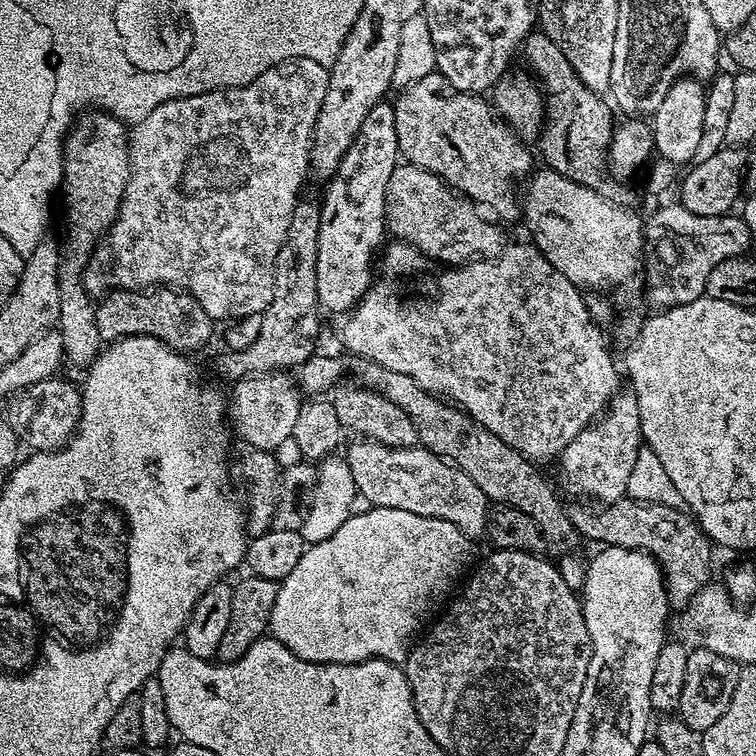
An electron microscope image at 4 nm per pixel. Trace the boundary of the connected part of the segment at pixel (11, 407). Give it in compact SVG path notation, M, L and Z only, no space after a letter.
M53 378L34 382L34 386L22 392L15 393L7 401L6 417L17 439L23 447L38 452L55 452L67 445L72 439L72 433L80 422L80 407L84 401L81 389L76 388L68 380Z

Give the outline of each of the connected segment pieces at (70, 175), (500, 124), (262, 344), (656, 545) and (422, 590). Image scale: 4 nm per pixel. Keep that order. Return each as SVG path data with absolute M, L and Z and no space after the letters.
M99 110L81 111L64 137L64 176L59 186L62 196L64 192L64 244L62 240L59 245L56 324L69 365L91 366L102 351L96 325L96 304L84 285L84 271L92 251L120 213L126 182L132 174L129 139L130 132L124 121Z
M439 71L431 72L426 78L414 82L399 95L394 100L391 125L396 129L396 144L400 148L400 156L409 164L441 176L451 188L468 197L481 209L487 210L497 221L519 221L522 204L518 199L516 180L523 181L533 171L532 156L523 144L525 141L497 115L493 105L487 99L484 101L485 97L480 94L458 94L452 83Z
M301 198L290 214L290 230L278 250L274 266L274 298L262 313L262 330L248 348L221 351L216 360L220 376L235 382L262 372L296 370L317 351L316 339L320 336L321 309L316 289L316 263L318 262L318 226L320 206L314 199Z
M627 498L597 507L597 512L591 512L587 506L589 507L584 502L571 505L570 515L576 531L581 537L588 539L589 536L592 540L601 540L601 545L637 548L639 552L646 552L654 557L664 571L669 609L682 610L713 579L714 545L687 511L665 504L643 504L640 500Z
M369 507L366 514L349 516L330 538L326 538L317 544L309 544L305 547L302 558L298 558L298 566L290 570L285 580L279 581L278 598L274 598L274 610L270 621L271 639L282 642L298 658L306 662L318 662L319 664L357 664L363 660L389 660L392 664L403 665L408 659L408 653L414 647L416 636L416 624L420 624L436 608L436 600L447 601L453 595L452 587L460 575L465 575L464 567L472 556L473 541L461 528L446 522L442 518L426 518L422 514L410 514L410 510L390 510L389 508Z

